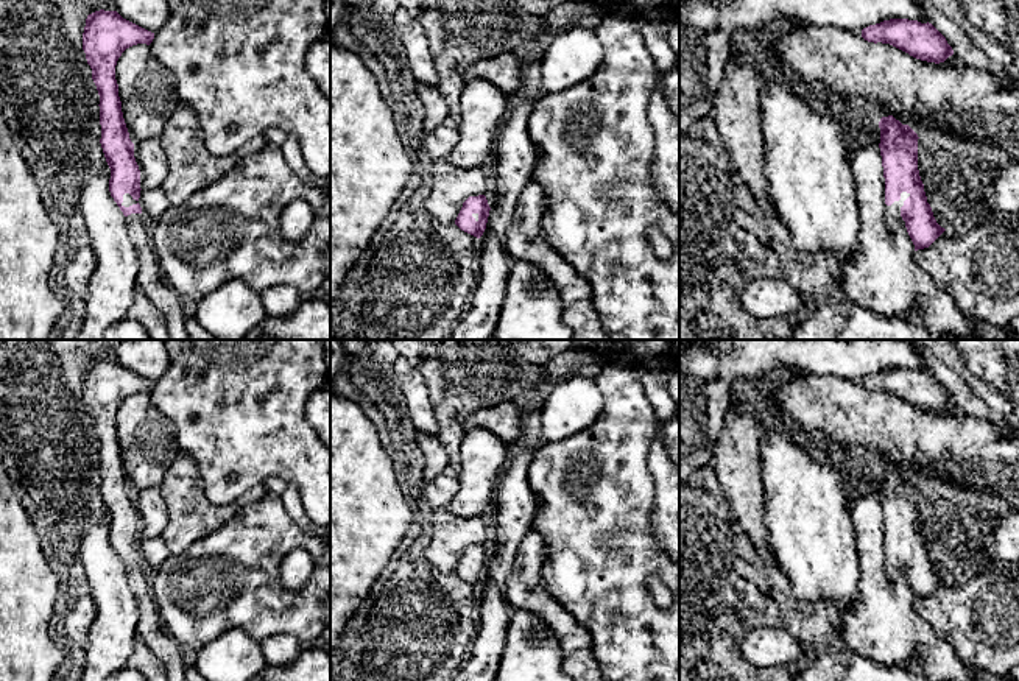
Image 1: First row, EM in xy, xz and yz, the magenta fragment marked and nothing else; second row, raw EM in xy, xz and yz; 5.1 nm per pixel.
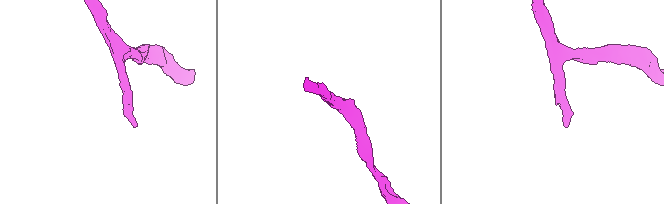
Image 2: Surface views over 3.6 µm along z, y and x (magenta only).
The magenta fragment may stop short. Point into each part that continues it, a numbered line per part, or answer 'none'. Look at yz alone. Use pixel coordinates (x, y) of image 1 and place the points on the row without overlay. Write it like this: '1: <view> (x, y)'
1: yz (892, 561)

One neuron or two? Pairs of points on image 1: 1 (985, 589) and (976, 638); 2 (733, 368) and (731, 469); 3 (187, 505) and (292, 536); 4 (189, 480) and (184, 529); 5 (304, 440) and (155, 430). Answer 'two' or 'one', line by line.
1: one
2: two
3: two
4: one
5: two

